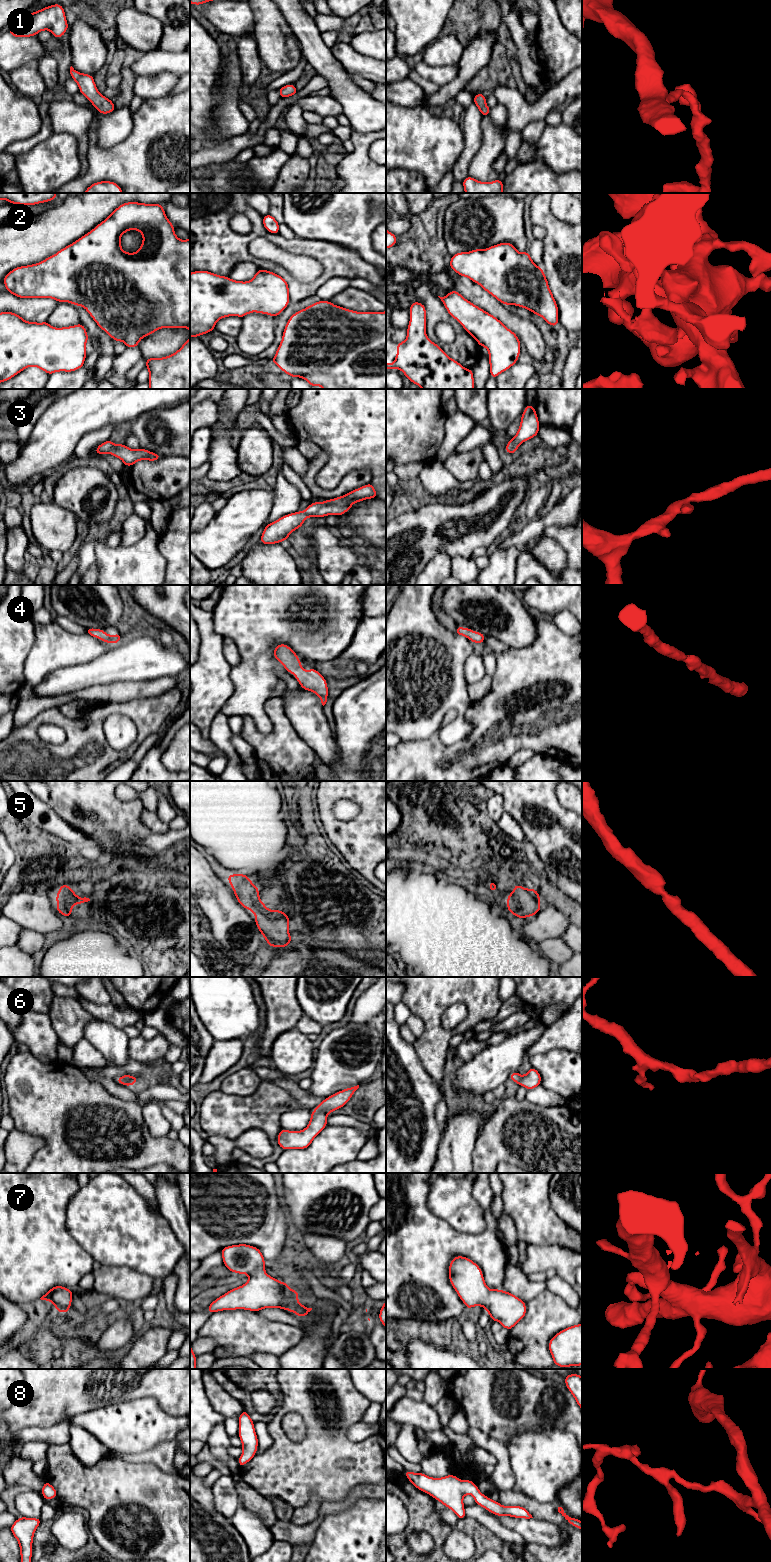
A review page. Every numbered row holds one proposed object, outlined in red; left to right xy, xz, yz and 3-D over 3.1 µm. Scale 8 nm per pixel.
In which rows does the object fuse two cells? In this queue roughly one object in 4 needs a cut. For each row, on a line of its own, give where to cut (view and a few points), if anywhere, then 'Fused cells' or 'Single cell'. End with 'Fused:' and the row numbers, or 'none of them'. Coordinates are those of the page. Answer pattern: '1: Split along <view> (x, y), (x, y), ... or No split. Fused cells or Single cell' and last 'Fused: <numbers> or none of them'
1: No split. Single cell
2: No split. Single cell
3: No split. Single cell
4: No split. Single cell
5: No split. Single cell
6: No split. Single cell
7: No split. Single cell
8: No split. Single cell
Fused: none of them

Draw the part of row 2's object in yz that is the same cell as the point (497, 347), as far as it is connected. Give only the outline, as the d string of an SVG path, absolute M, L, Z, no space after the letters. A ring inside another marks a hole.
M456 290L450 291L446 296L438 297L450 316L460 322L461 326L477 341L480 347L483 346L488 350L490 377L496 378L518 361L521 349L520 340L499 319L468 301Z

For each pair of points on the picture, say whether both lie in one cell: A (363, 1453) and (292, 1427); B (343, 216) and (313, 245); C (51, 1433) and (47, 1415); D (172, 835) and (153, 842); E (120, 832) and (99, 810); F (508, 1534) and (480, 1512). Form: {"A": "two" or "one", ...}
{"A": "two", "B": "two", "C": "two", "D": "one", "E": "one", "F": "one"}

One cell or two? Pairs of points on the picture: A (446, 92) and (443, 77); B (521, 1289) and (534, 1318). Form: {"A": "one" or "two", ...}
{"A": "two", "B": "two"}

